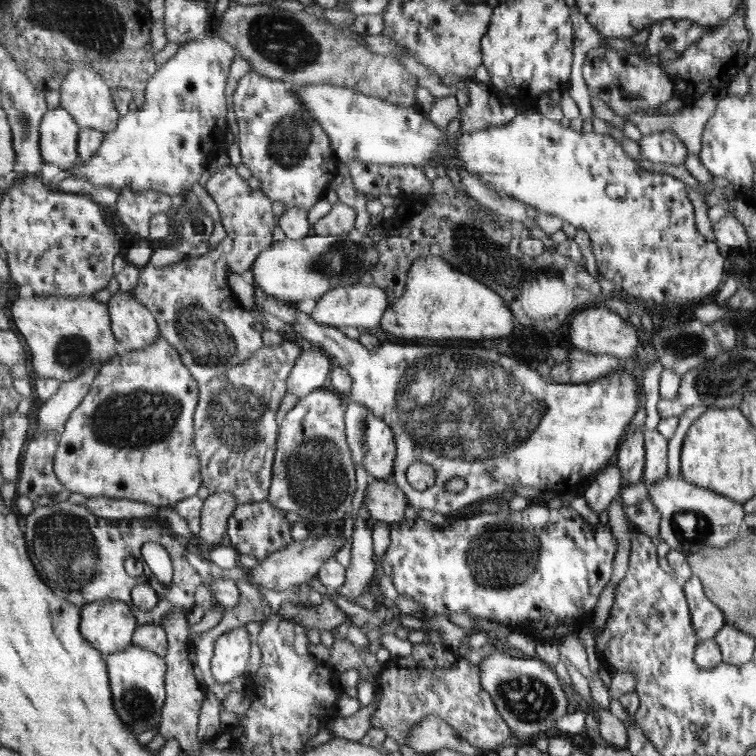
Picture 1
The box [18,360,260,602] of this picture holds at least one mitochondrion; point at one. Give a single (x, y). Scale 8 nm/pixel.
(137, 420)

